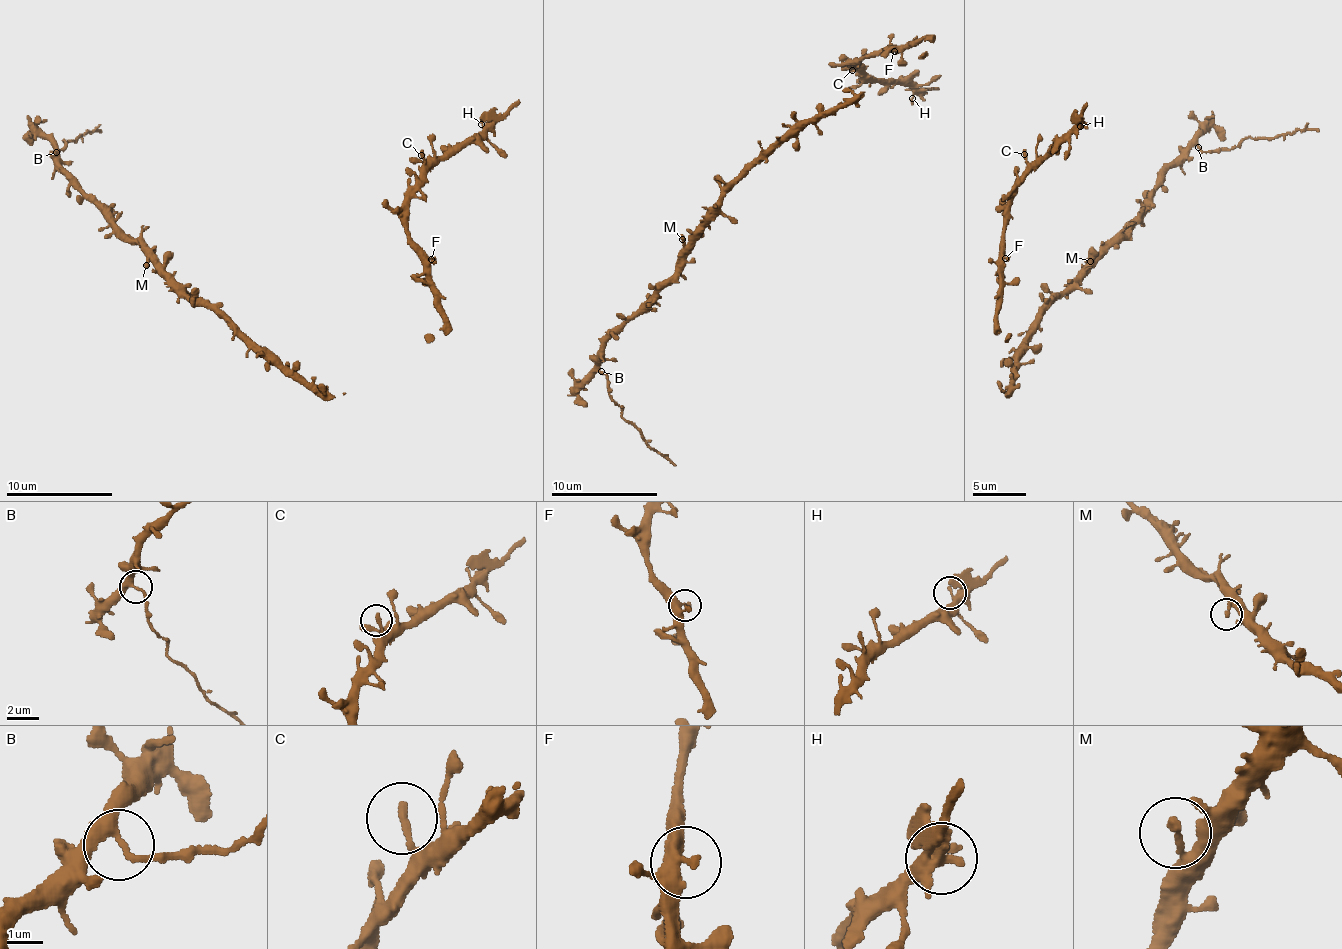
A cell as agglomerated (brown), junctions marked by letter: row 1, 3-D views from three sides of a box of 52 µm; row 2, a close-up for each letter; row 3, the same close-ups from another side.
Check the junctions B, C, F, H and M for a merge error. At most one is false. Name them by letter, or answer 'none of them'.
B

